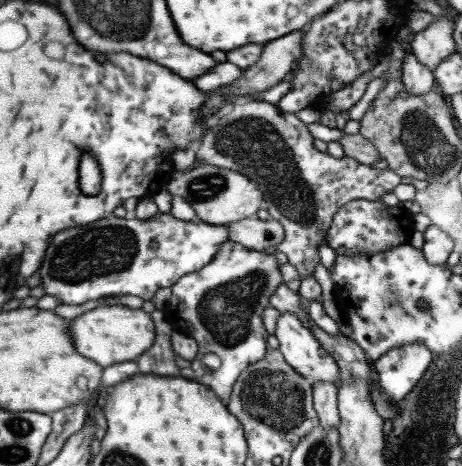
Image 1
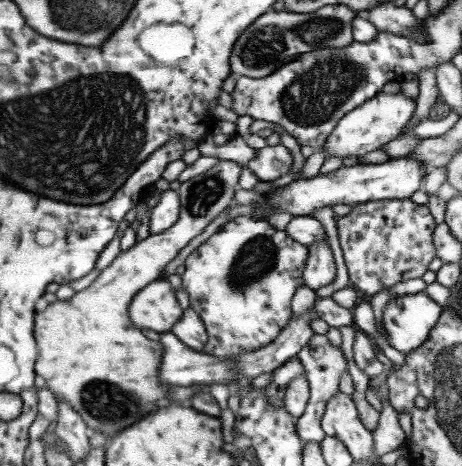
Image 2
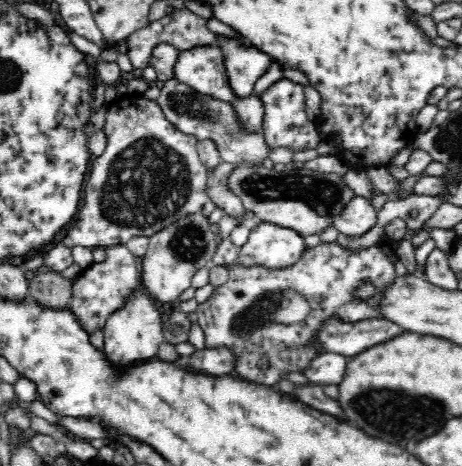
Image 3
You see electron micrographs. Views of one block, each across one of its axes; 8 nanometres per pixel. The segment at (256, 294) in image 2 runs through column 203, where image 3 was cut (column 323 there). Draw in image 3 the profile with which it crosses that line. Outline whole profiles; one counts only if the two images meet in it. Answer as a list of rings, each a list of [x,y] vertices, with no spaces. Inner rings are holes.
[[[322,244],[316,248],[308,248],[302,258],[290,266],[288,270],[266,270],[266,268],[244,268],[244,266],[228,266],[228,282],[214,288],[212,296],[208,302],[200,304],[196,314],[198,314],[198,324],[206,334],[206,348],[208,346],[228,346],[238,354],[236,360],[236,372],[234,376],[248,380],[248,382],[258,382],[262,386],[276,386],[282,380],[288,380],[288,376],[298,376],[310,366],[310,362],[322,354],[324,350],[320,348],[308,348],[306,342],[314,338],[316,328],[330,316],[340,316],[342,320],[356,322],[362,318],[380,318],[376,312],[378,304],[378,290],[382,290],[386,284],[390,284],[396,278],[394,262],[390,256],[382,252],[382,248],[376,244],[368,250],[358,250],[358,252],[348,252],[336,244]],[[370,282],[376,288],[376,294],[370,300],[358,300],[356,290],[364,284]],[[262,358],[268,358],[266,366],[260,362]]]

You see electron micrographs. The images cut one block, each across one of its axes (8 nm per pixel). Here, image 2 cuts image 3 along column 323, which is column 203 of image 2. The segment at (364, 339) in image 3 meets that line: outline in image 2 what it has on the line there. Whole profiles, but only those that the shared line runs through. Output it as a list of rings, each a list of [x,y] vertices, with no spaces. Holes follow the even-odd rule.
[[[189,306],[187,310],[183,310],[183,318],[175,324],[175,328],[171,330],[181,342],[185,342],[189,348],[203,352],[205,346],[209,344],[209,332],[207,326],[203,322],[203,318]]]

